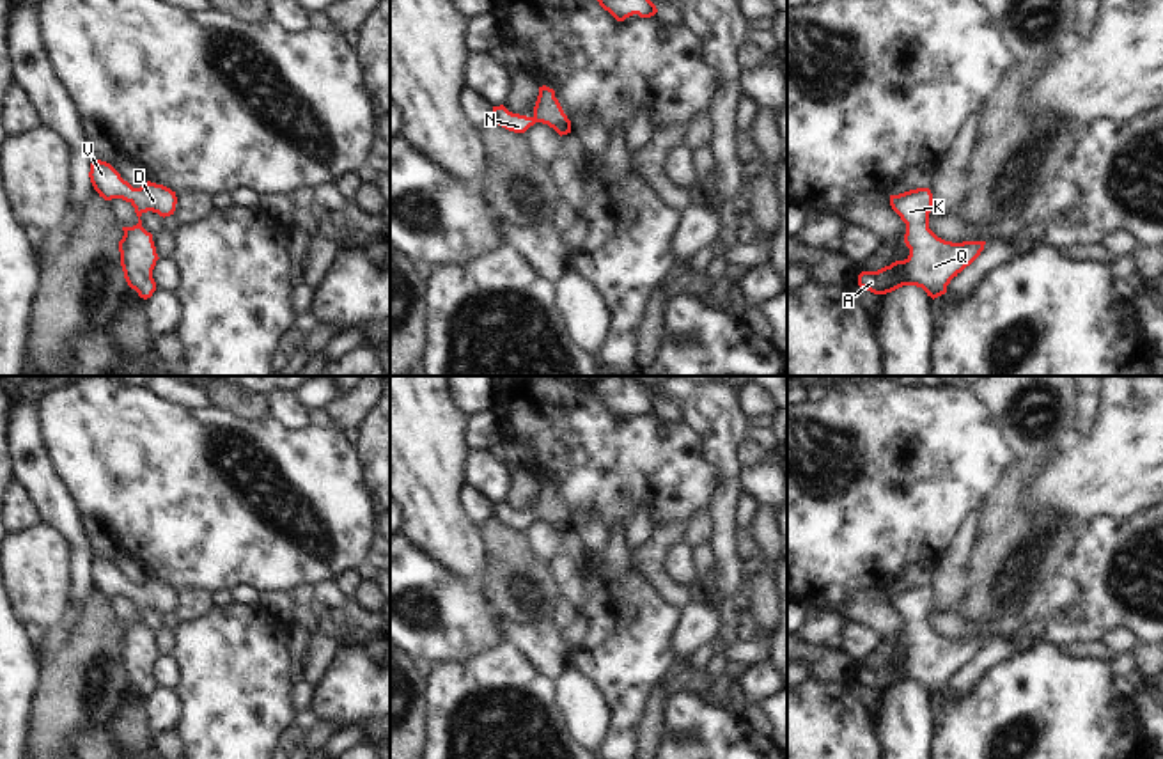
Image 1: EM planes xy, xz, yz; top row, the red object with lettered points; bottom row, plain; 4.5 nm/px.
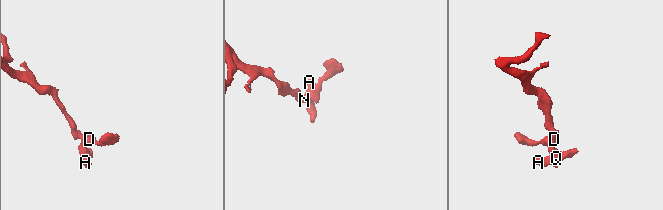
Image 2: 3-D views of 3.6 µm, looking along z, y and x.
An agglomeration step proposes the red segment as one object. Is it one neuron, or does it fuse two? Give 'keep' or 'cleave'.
keep

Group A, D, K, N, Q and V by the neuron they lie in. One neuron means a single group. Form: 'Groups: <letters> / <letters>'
Groups: A D K N Q V

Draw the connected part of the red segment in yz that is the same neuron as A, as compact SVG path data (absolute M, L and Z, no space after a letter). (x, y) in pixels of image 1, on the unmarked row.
M929 585L890 592L890 603L906 621L904 640L909 653L878 669L862 669L858 683L874 692L886 692L902 683L922 685L933 697L945 692L950 677L980 653L986 638L952 640L938 635L929 626Z

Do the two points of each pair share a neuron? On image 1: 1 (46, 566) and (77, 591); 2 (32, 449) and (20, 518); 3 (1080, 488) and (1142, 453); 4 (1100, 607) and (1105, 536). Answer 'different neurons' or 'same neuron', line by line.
1: different neurons
2: different neurons
3: same neuron
4: same neuron

